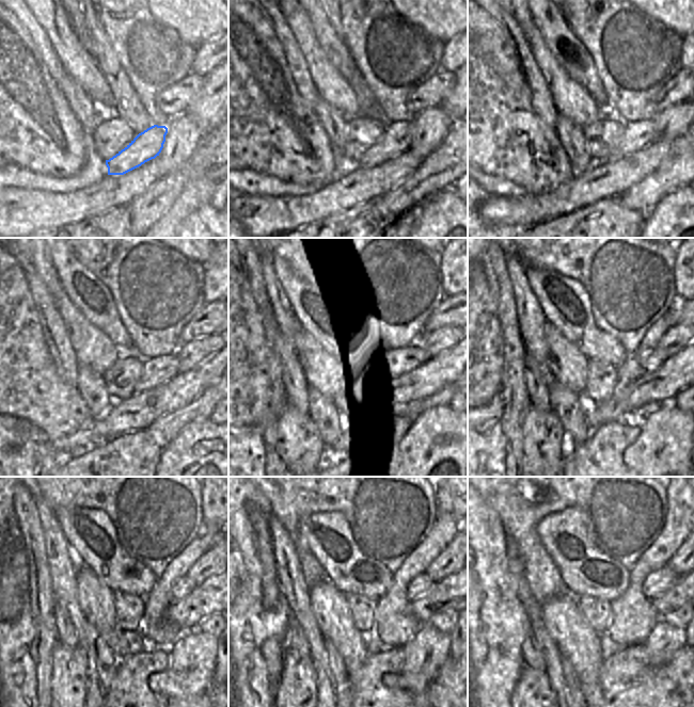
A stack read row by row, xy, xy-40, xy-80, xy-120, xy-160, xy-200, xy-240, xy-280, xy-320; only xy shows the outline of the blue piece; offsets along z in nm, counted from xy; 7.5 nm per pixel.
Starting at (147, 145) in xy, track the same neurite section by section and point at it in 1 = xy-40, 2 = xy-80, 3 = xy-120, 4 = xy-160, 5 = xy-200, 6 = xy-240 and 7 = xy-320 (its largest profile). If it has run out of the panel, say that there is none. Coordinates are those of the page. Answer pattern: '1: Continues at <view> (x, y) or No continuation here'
1: Continues at xy-40 (396, 137)
2: Continues at xy-80 (637, 134)
3: Continues at xy-120 (158, 370)
4: Continues at xy-160 (396, 367)
5: Continues at xy-200 (649, 360)
6: Continues at xy-240 (183, 587)
7: Continues at xy-320 (657, 582).

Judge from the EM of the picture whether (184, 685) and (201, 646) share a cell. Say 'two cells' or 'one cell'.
one cell

